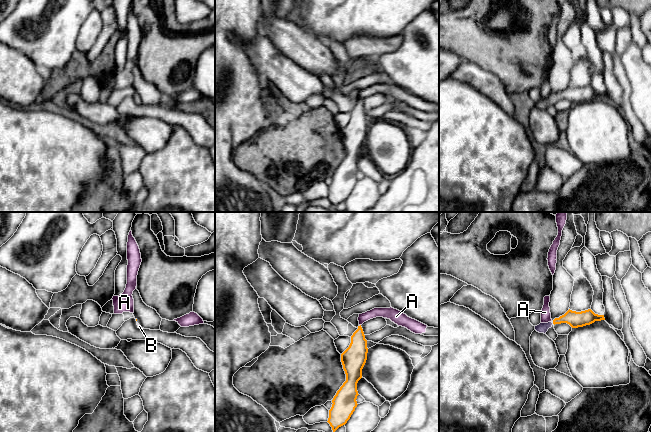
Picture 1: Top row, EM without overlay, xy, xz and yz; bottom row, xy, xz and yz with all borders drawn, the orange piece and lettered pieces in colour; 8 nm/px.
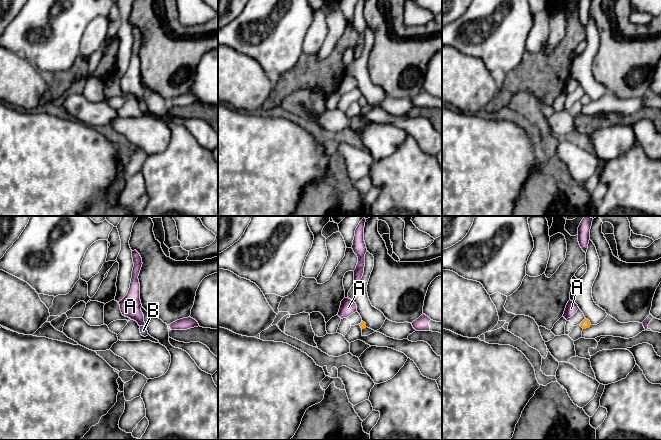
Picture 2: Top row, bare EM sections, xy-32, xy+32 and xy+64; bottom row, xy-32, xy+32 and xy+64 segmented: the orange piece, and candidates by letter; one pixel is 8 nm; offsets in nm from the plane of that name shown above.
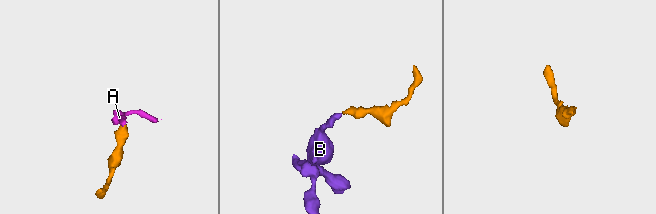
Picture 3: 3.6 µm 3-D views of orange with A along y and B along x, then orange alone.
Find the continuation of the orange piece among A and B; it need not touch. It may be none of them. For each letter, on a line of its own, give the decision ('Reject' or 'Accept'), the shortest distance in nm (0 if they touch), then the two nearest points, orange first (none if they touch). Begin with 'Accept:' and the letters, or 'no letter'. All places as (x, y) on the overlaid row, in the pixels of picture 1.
Accept: B
A: Reject. Distance 0 nm
B: Accept. Distance 0 nm

